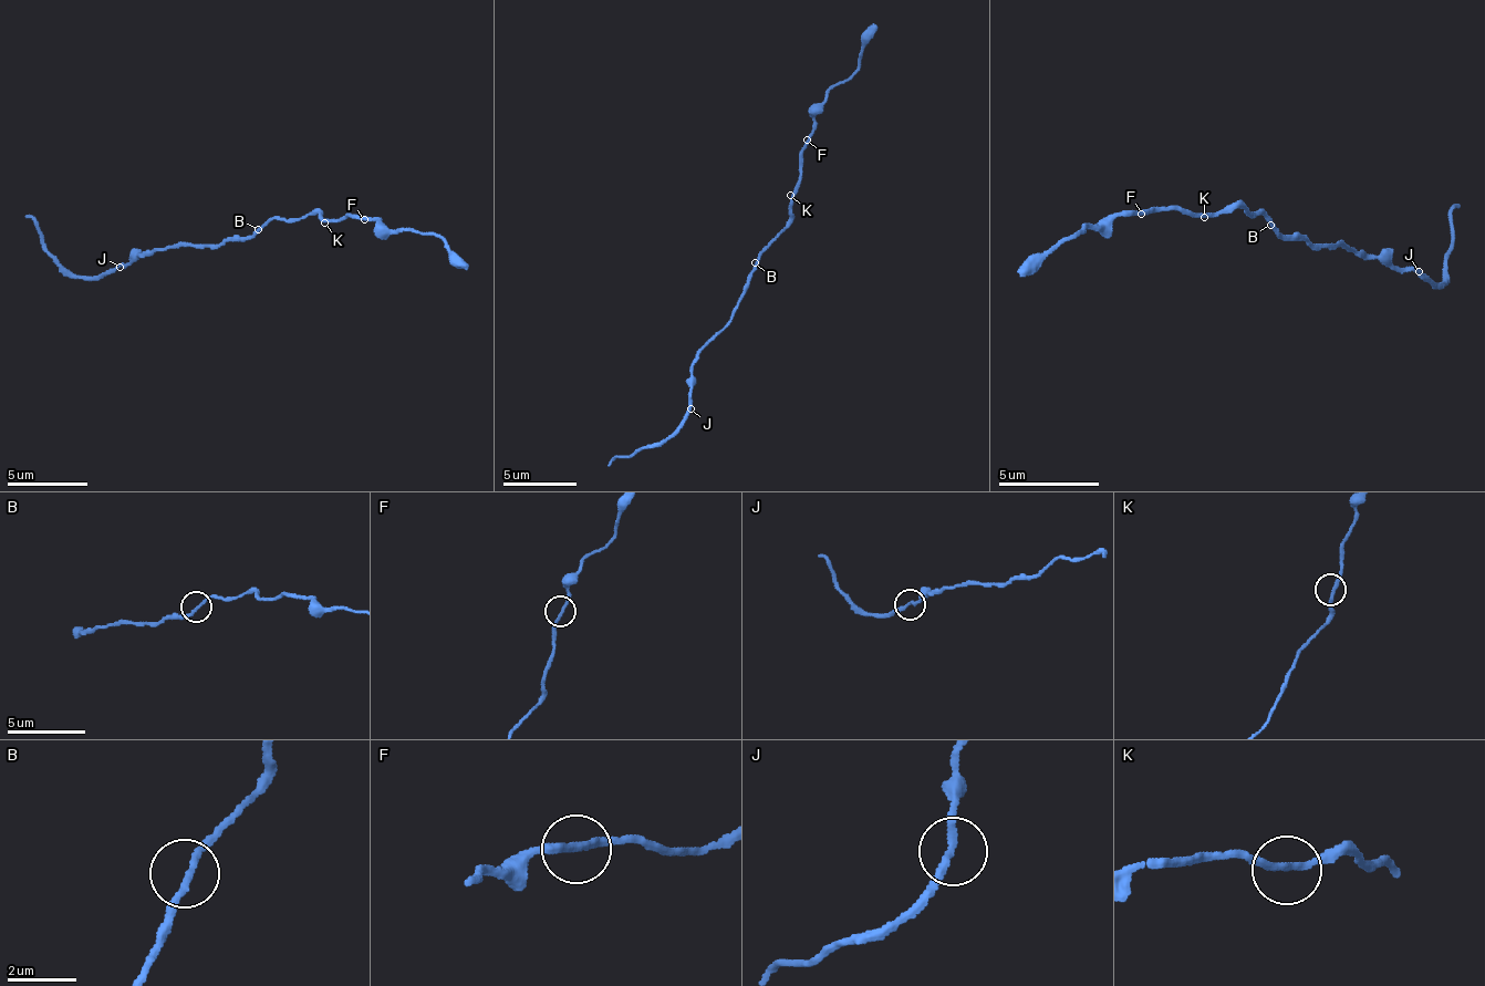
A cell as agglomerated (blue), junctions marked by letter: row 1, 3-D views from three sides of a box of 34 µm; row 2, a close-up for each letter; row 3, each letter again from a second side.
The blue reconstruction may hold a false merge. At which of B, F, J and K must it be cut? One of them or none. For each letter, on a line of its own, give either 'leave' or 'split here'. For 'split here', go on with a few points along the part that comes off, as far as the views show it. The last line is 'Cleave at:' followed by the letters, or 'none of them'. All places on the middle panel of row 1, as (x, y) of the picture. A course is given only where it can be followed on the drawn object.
B: leave
F: leave
J: leave
K: leave
Cleave at: none of them

